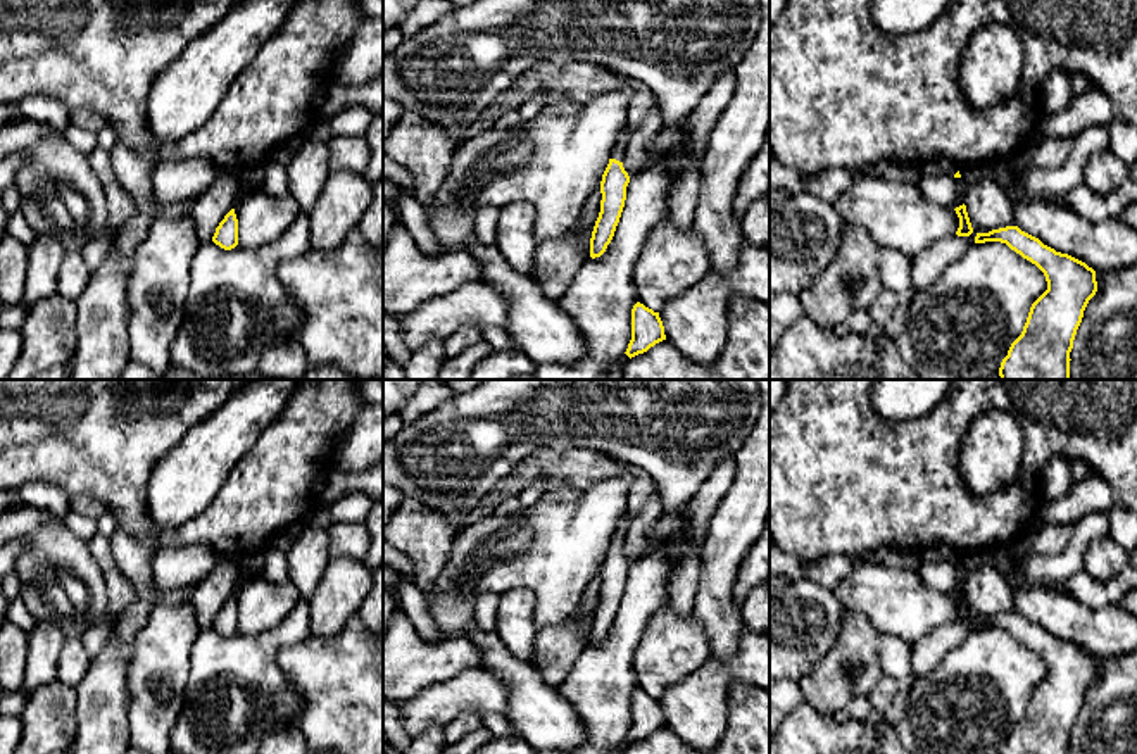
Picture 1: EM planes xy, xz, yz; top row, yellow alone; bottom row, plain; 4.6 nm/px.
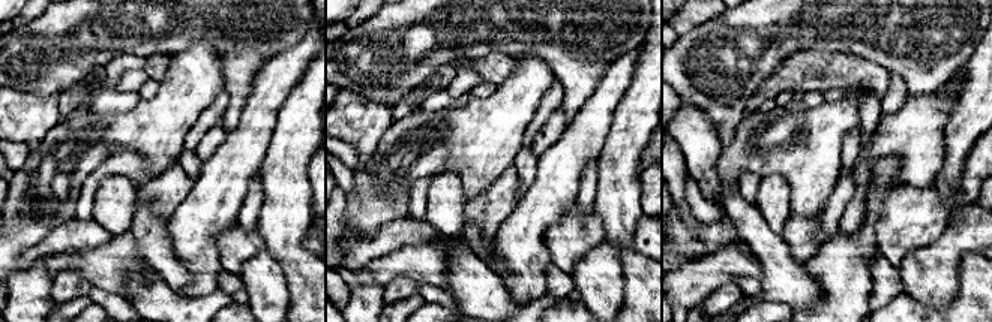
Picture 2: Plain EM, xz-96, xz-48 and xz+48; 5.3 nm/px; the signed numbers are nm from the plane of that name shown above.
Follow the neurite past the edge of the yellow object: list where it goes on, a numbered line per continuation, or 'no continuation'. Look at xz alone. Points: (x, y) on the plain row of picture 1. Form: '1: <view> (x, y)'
1: xz (618, 539)

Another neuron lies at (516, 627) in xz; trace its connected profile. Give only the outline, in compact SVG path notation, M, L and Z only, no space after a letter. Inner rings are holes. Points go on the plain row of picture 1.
M509 588L500 594L497 635L512 657L530 661L538 635L535 623L537 595L528 588Z

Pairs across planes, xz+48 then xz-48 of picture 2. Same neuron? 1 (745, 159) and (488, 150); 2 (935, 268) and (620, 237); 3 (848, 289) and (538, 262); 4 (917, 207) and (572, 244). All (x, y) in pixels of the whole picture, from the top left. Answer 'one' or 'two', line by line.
1: one
2: two
3: one
4: one

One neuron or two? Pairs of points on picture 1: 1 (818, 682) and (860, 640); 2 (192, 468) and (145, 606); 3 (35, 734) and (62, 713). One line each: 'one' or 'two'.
1: one
2: one
3: one

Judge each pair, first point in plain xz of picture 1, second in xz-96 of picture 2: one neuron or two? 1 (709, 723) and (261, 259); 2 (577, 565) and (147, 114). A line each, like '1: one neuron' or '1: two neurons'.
1: one neuron
2: one neuron

